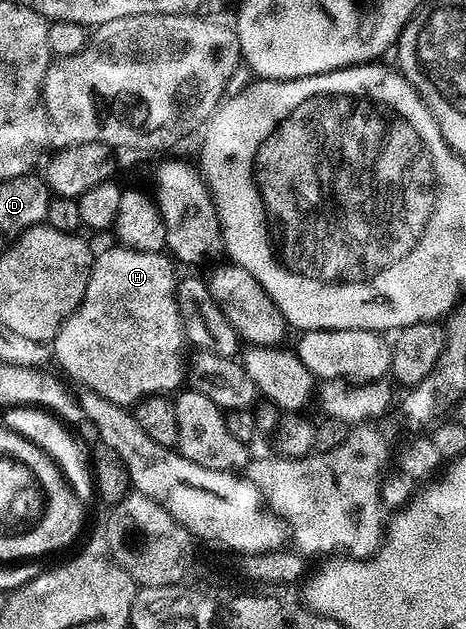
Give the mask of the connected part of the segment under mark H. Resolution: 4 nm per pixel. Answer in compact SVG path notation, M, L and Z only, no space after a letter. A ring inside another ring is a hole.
M113 246L106 248L101 253L95 255L94 265L90 267L90 277L88 286L84 290L84 298L80 306L66 319L64 326L60 326L58 333L54 335L52 341L52 356L58 364L75 380L76 383L82 384L83 389L100 394L100 398L108 398L108 402L121 404L123 406L134 406L143 398L150 396L161 396L163 394L174 394L183 387L184 384L184 360L182 364L182 344L184 345L184 333L182 330L182 319L178 309L178 281L179 273L174 273L176 264L169 255L162 252L141 252L132 248Z

